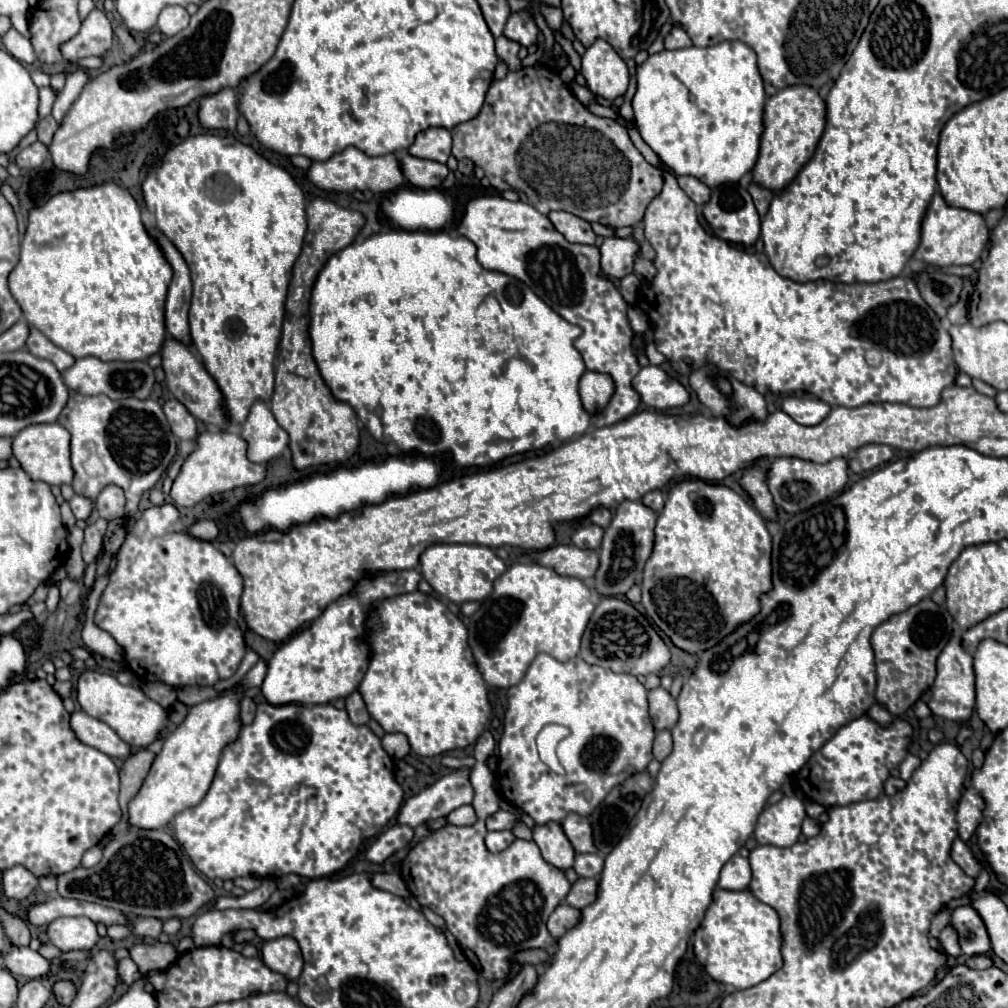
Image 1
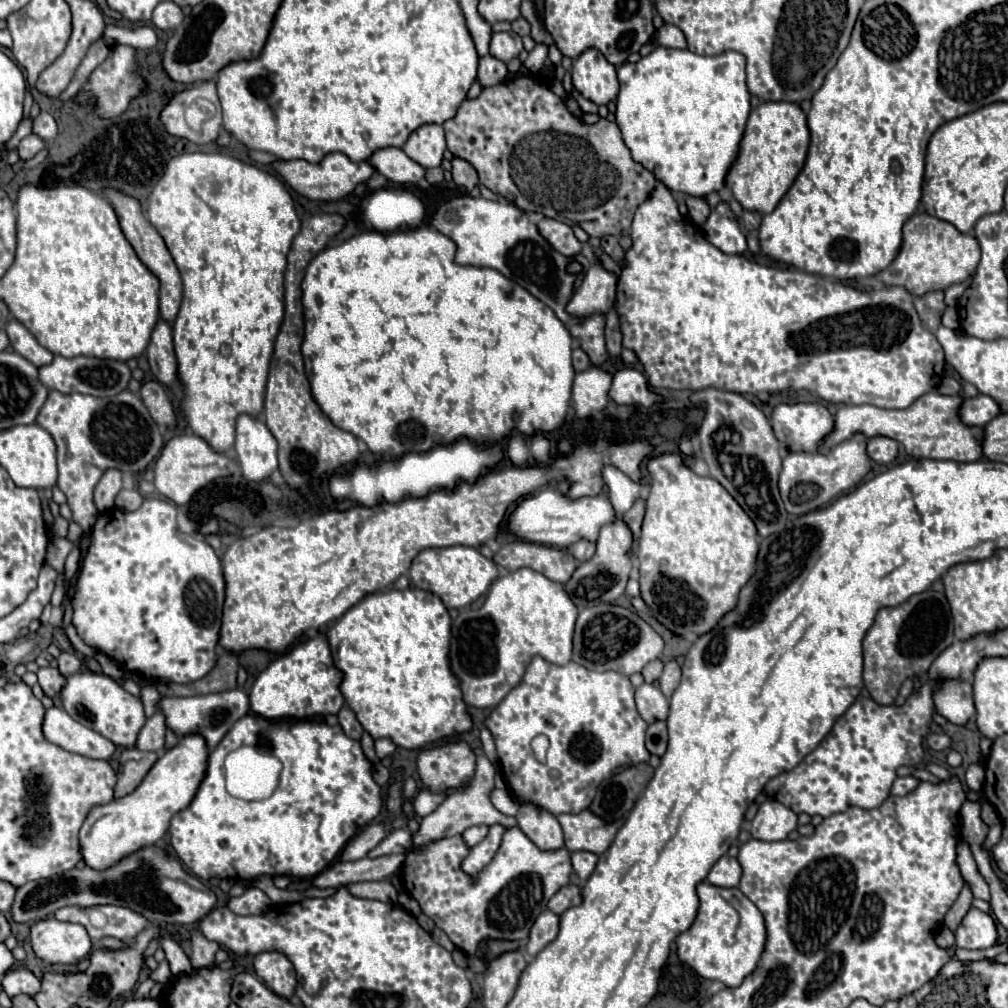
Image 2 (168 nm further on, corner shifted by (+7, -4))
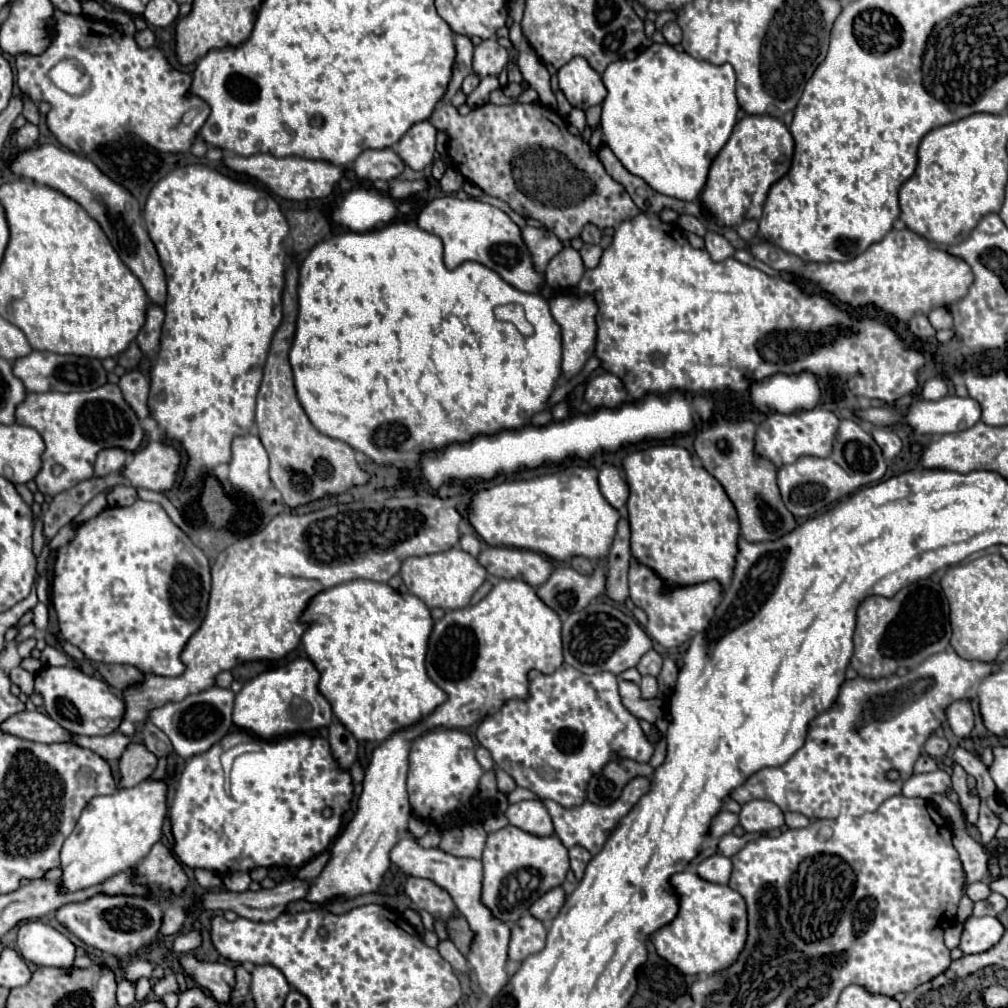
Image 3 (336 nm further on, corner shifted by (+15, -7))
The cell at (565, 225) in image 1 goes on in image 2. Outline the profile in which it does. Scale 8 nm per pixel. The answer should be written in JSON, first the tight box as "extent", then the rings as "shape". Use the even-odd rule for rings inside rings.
{"extent":[537,218,581,258],"shape":[[[543,218],[539,224],[537,224],[541,236],[561,254],[573,258],[575,254],[581,252],[581,242],[575,238],[573,234],[573,228],[565,222],[559,222],[559,220],[551,220],[551,218]]]}

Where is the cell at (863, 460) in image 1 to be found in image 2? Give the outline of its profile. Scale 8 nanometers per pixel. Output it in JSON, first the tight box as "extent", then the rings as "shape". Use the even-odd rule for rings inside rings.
{"extent":[867,438,897,464],"shape":[[[871,438],[867,442],[867,456],[873,464],[889,464],[897,456],[897,442],[891,438]]]}

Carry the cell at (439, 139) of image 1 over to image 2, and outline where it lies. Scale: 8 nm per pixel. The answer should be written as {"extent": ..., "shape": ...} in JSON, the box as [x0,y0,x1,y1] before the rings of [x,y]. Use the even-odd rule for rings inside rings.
{"extent":[403,124,445,168],"shape":[[[425,124],[417,128],[403,146],[403,152],[423,168],[441,166],[445,152],[445,136],[439,124]]]}

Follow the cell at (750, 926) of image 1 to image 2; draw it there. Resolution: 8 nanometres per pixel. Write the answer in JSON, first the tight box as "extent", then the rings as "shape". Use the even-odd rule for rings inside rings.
{"extent":[675,882,765,988],"shape":[[[701,882],[697,886],[697,894],[699,894],[699,902],[701,902],[697,918],[687,932],[677,936],[677,940],[675,940],[677,954],[679,954],[681,962],[691,966],[699,976],[709,978],[709,980],[721,980],[729,988],[741,986],[745,976],[749,976],[749,972],[753,972],[753,968],[757,968],[757,964],[761,960],[761,952],[765,950],[763,914],[739,888],[717,888],[717,886],[711,886],[707,882]]]}

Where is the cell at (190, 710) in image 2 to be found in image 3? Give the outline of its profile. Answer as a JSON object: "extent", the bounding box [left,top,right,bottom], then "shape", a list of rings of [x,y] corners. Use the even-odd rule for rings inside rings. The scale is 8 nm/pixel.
{"extent":[149,687,235,759],"shape":[[[211,687],[207,691],[187,695],[179,703],[167,703],[149,713],[149,719],[171,739],[179,757],[189,759],[199,753],[205,753],[213,743],[221,741],[231,731],[231,711],[233,711],[235,693],[223,687]]]}

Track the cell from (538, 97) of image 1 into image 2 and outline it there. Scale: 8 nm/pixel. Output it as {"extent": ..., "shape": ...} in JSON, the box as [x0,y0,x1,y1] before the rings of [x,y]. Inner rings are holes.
{"extent":[443,76,657,236],"shape":[[[515,76],[497,86],[483,88],[477,98],[465,100],[455,118],[447,120],[443,126],[449,152],[467,160],[477,170],[479,184],[513,200],[517,208],[525,212],[539,212],[571,226],[579,224],[589,236],[619,236],[623,230],[629,230],[637,206],[651,196],[657,184],[655,176],[633,160],[615,122],[581,122],[559,96],[531,76]]]}

